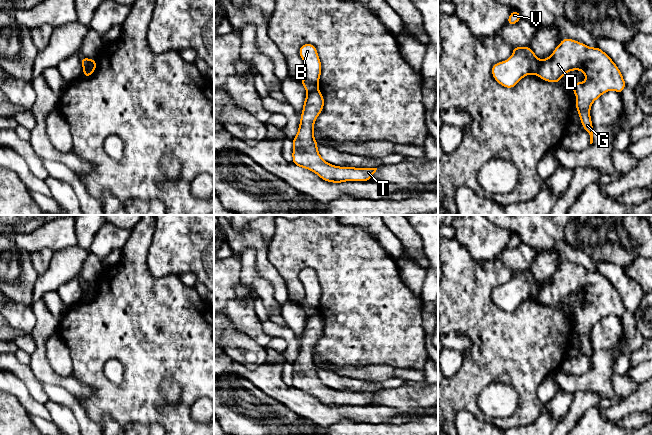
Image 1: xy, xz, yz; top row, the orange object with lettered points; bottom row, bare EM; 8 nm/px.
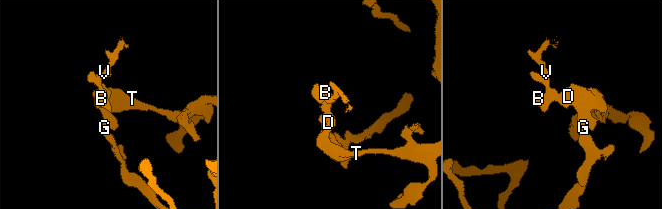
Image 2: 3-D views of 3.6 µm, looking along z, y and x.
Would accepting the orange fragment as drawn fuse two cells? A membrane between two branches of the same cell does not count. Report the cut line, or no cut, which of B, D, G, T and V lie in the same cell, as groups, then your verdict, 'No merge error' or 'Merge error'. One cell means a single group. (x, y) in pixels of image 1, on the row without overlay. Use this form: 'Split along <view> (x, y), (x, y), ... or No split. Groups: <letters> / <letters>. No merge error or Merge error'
Split along yz (540, 284), (536, 298). Groups: B V / D G T. Merge error

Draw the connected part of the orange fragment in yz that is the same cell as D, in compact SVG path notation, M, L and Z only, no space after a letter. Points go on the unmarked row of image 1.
M569 262L561 264L550 281L540 284L537 299L545 305L558 307L564 298L572 294L581 294L587 302L585 306L574 307L572 313L577 321L575 332L592 368L592 327L610 314L620 318L626 308L620 294L605 276Z

